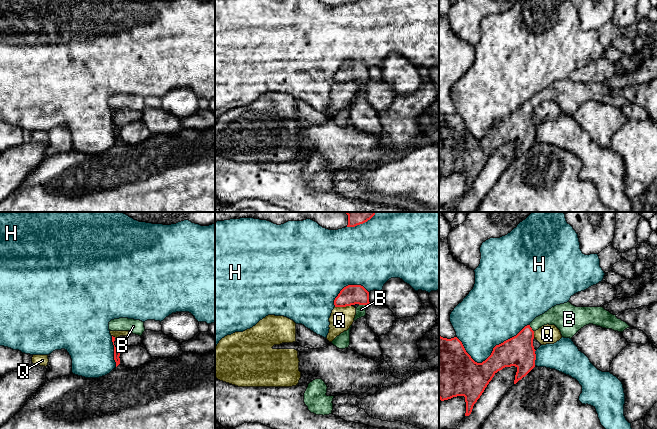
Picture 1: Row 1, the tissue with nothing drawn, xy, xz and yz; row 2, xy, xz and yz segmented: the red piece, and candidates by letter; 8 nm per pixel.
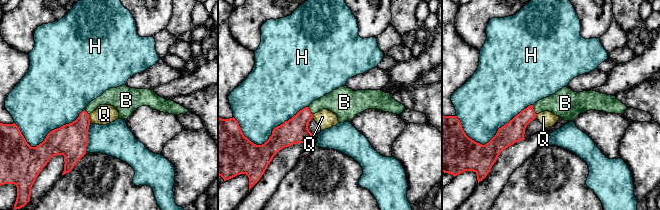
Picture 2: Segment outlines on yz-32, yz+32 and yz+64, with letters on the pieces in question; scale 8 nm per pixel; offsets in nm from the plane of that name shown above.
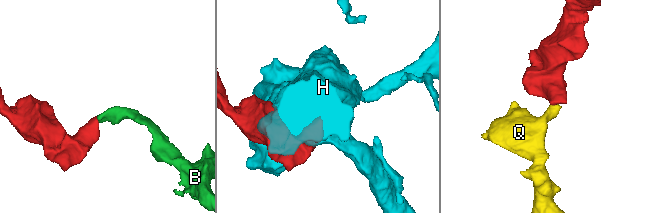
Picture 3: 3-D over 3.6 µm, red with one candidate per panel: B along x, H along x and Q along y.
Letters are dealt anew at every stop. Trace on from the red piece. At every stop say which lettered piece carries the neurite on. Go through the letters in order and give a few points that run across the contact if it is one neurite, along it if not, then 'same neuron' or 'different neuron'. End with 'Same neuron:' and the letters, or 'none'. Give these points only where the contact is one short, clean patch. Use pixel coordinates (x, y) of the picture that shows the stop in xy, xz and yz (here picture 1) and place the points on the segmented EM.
B: line xz (350, 295), (354, 295), (363, 304), (361, 309); same neuron
H: different neuron
Q: line xz (350, 305), (335, 307); different neuron
Same neuron: B

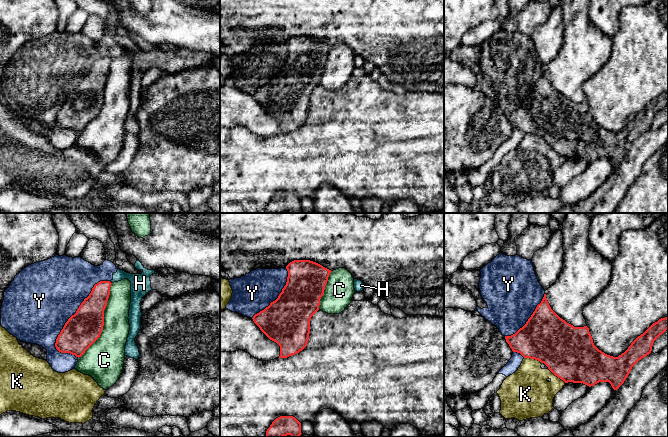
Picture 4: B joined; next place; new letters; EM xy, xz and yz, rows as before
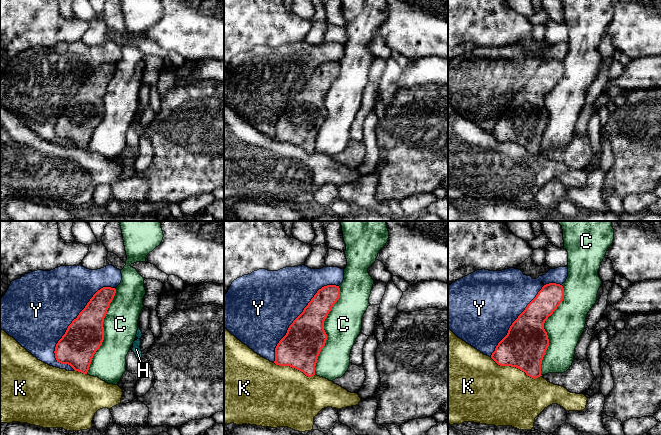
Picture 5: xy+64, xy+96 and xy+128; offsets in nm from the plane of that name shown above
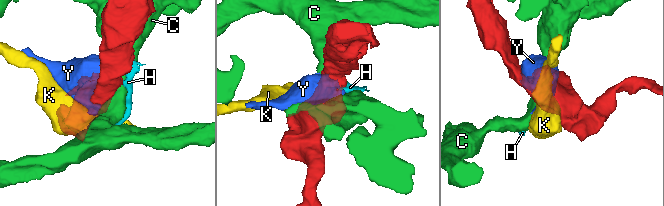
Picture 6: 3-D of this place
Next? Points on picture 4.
C: different neuron
H: different neuron
K: different neuron
Y: different neuron
Same neuron: none

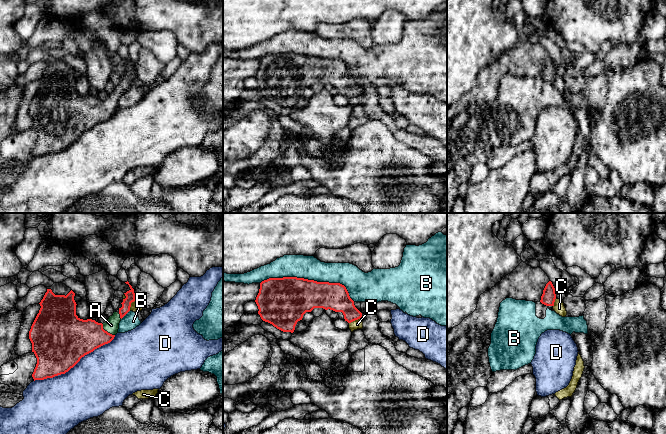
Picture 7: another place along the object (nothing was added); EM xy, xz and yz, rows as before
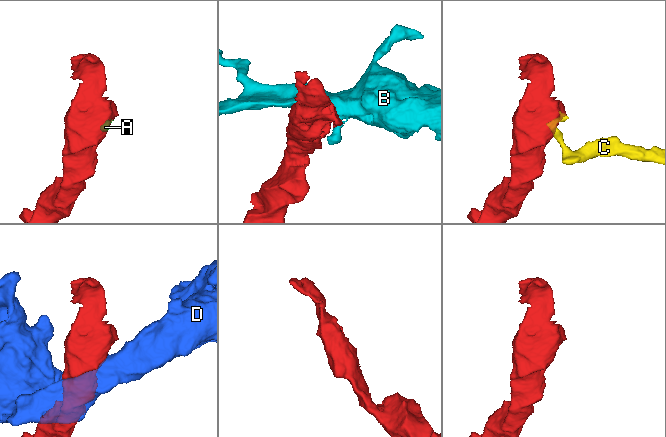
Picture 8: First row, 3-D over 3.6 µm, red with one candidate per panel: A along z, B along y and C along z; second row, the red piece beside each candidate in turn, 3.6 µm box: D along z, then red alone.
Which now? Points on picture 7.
A: line xy (76, 337), (106, 331), (111, 325); same neuron
B: different neuron
C: different neuron
D: different neuron
Same neuron: A

